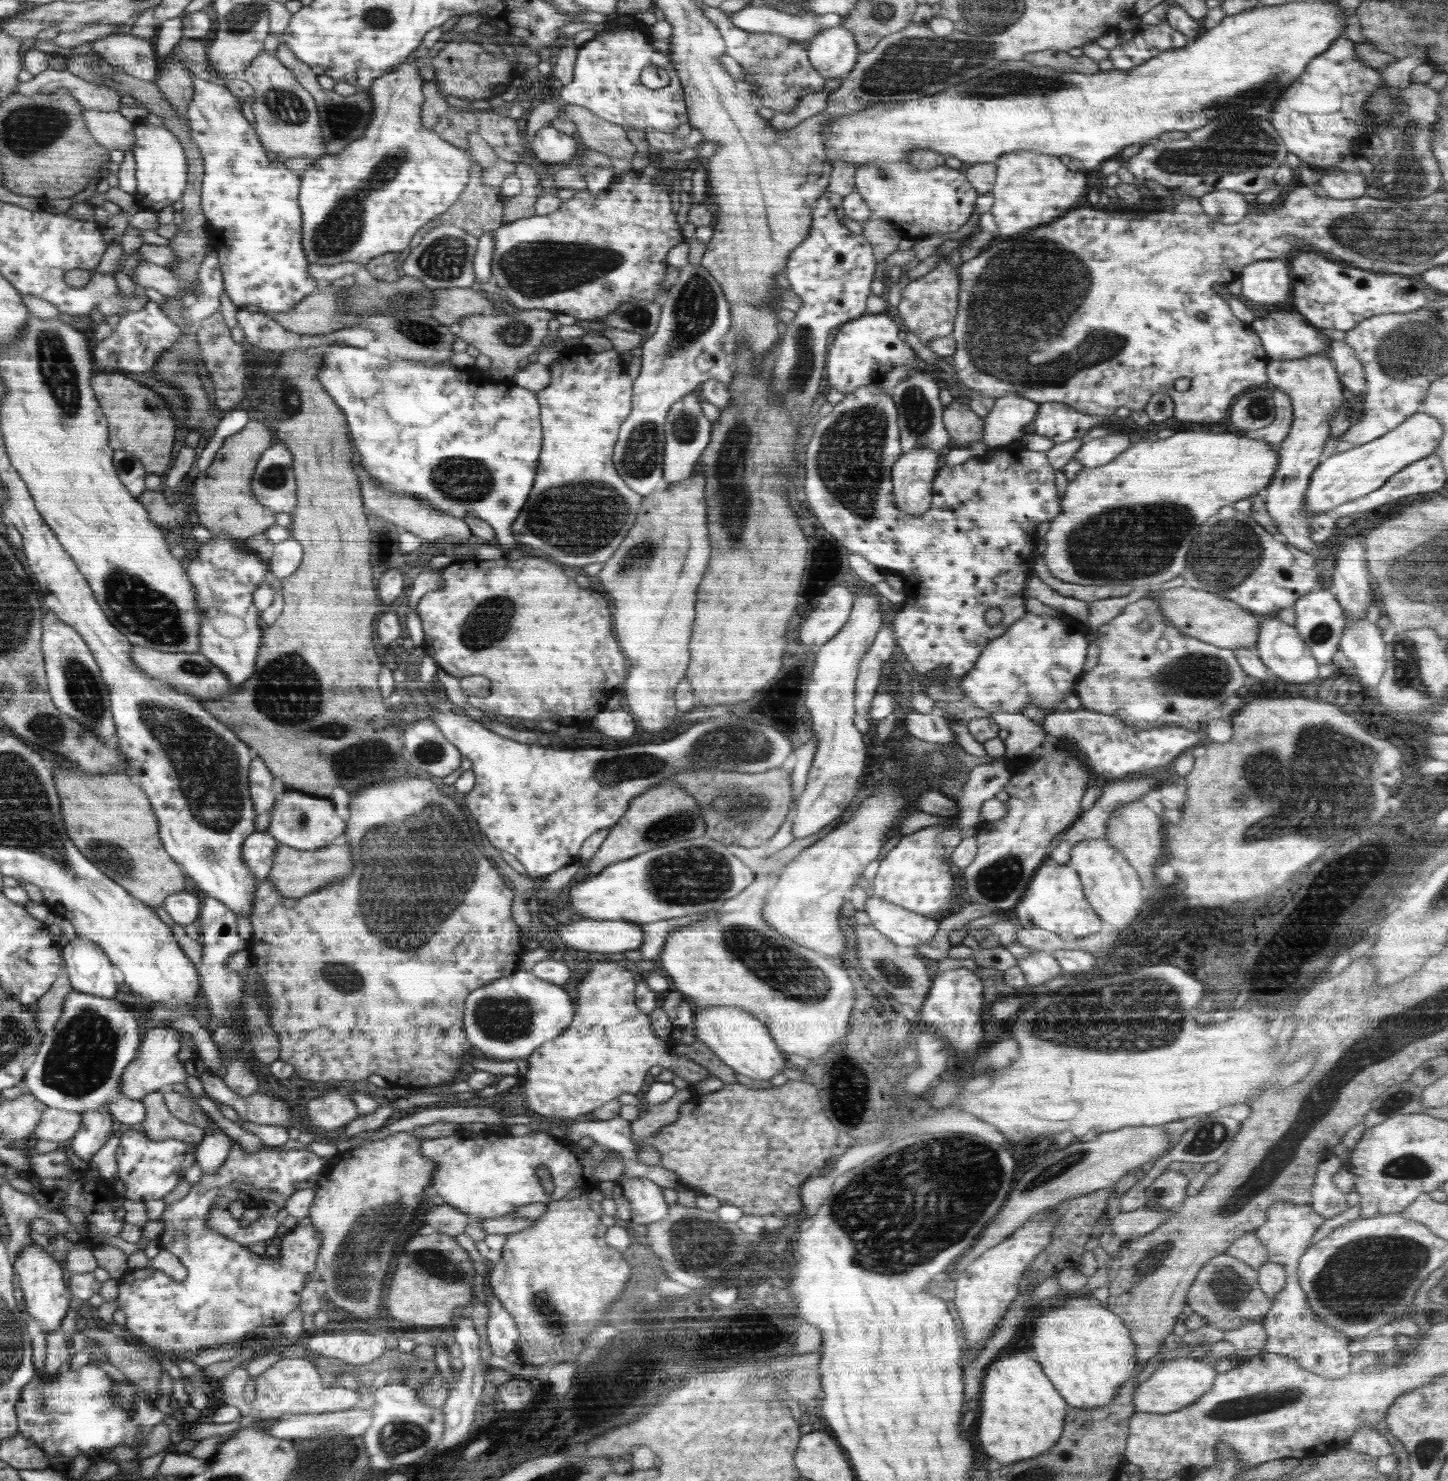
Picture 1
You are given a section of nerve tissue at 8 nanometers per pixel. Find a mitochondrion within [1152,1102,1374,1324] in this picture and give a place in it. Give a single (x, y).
(1230, 1289)

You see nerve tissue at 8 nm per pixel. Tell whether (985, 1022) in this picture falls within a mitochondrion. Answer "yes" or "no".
no

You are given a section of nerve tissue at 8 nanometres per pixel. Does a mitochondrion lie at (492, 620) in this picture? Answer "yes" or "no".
yes

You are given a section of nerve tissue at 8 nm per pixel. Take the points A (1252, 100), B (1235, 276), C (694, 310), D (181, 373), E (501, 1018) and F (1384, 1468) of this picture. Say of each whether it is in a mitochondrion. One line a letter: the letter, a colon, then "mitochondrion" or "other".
A: mitochondrion
B: other
C: mitochondrion
D: mitochondrion
E: mitochondrion
F: other

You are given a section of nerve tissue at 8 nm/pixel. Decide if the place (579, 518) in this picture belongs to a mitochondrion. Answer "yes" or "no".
yes

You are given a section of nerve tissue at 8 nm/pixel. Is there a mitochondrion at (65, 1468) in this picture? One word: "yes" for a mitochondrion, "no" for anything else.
no

